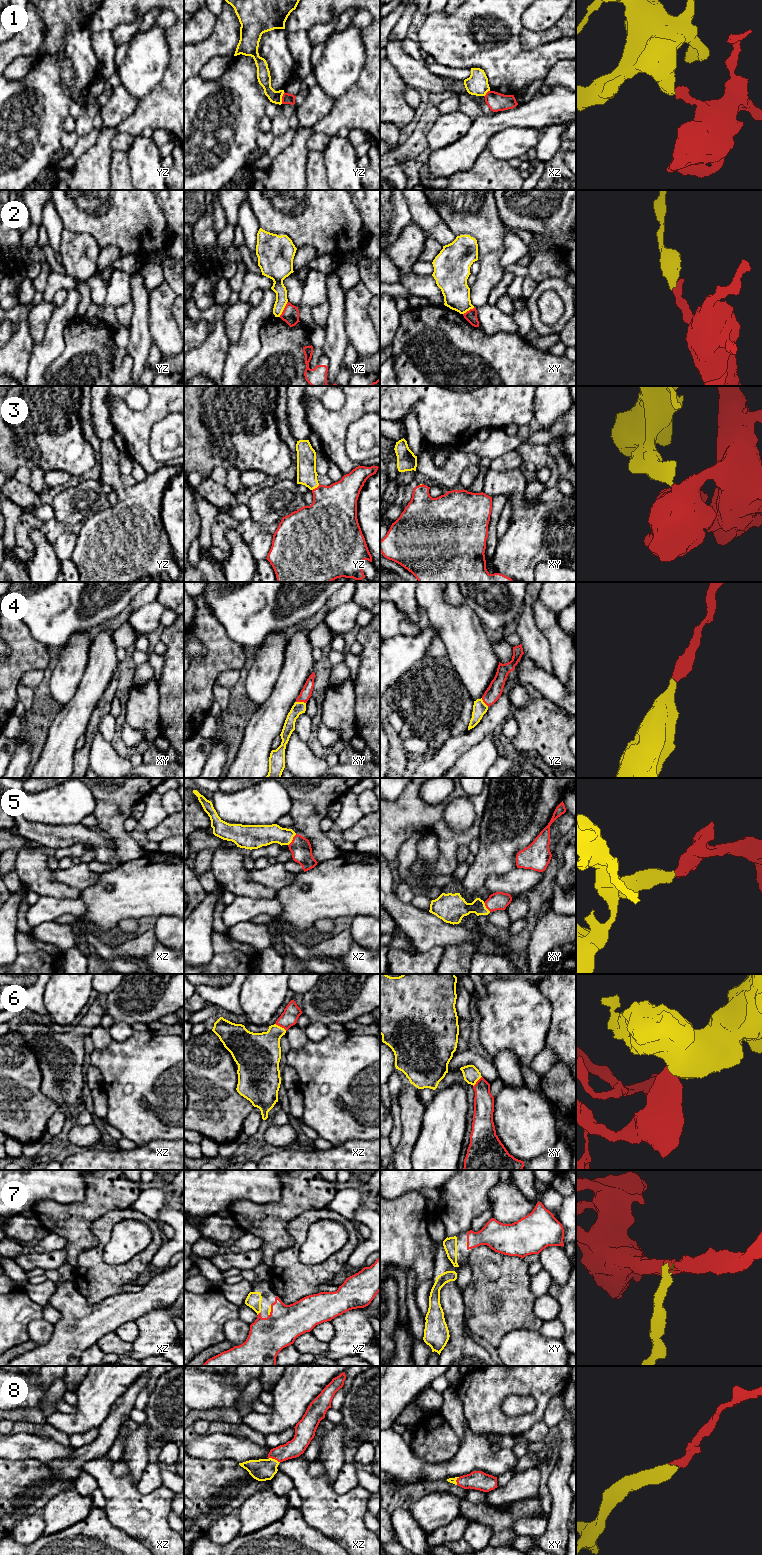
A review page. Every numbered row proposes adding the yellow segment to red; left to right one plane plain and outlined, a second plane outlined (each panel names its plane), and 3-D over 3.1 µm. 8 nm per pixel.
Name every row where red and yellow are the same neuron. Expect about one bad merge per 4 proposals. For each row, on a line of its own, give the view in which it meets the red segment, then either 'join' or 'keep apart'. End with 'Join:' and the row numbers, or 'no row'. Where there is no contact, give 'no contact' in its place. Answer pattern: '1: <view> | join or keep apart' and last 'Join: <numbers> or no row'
1: yz | keep apart
2: yz | keep apart
3: yz | join
4: xy | join
5: xz | join
6: xz | join
7: xz | join
8: xz | join
Join: 3, 4, 5, 6, 7, 8

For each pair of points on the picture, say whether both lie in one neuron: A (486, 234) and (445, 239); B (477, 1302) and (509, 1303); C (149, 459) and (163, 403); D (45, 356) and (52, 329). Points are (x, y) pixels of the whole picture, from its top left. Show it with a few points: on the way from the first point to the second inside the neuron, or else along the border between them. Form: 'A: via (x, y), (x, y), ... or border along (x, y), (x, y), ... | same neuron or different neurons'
A: border along (441, 218), (456, 236) | different neurons
B: via (485, 1295), (501, 1295) | same neuron
C: via (142, 445), (142, 424), (149, 417) | same neuron
D: via (50, 349), (52, 346), (52, 336) | same neuron

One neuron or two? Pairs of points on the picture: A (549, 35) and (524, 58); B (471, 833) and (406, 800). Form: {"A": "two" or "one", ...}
{"A": "two", "B": "one"}

